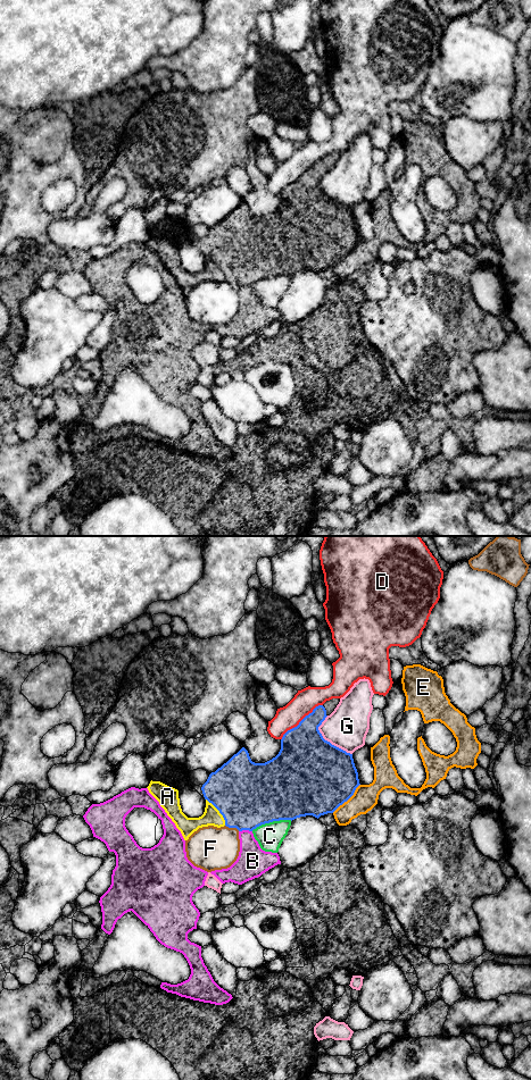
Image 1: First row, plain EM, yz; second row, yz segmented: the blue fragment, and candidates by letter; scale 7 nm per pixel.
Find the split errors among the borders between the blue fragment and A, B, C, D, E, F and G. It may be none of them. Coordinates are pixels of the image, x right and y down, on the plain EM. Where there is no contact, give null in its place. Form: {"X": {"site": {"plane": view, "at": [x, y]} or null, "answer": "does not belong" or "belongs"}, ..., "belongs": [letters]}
{"A": {"site": {"plane": "yz", "at": [220, 267]}, "answer": "belongs"}, "B": {"site": {"plane": "yz", "at": [245, 284]}, "answer": "does not belong"}, "C": {"site": {"plane": "yz", "at": [271, 276]}, "answer": "does not belong"}, "D": {"site": {"plane": "yz", "at": [300, 176]}, "answer": "does not belong"}, "E": {"site": {"plane": "yz", "at": [347, 254]}, "answer": "does not belong"}, "F": {"site": {"plane": "yz", "at": [232, 282]}, "answer": "does not belong"}, "G": {"site": {"plane": "yz", "at": [326, 195]}, "answer": "does not belong"}, "belongs": ["A"]}

